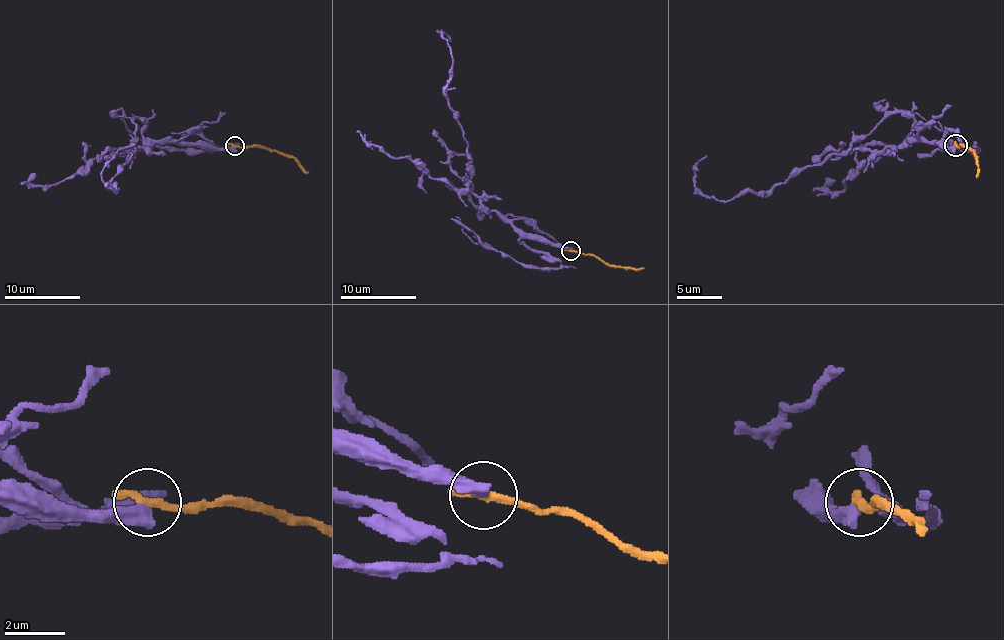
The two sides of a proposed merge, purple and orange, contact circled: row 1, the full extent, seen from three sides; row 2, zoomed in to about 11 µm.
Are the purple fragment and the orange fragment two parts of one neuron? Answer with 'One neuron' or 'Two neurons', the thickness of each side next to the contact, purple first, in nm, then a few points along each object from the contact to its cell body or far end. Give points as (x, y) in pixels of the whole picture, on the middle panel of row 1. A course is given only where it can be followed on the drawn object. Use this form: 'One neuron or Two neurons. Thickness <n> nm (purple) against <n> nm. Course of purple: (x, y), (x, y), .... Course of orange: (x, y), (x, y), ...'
Two neurons. Thickness 480 nm (purple) against 320 nm. Course of purple: (570, 251), (523, 238), (494, 211), (477, 215), (472, 158), (447, 94), (453, 61), (438, 31), (451, 41). Course of orange: (570, 251), (595, 255), (610, 264), (644, 268)

